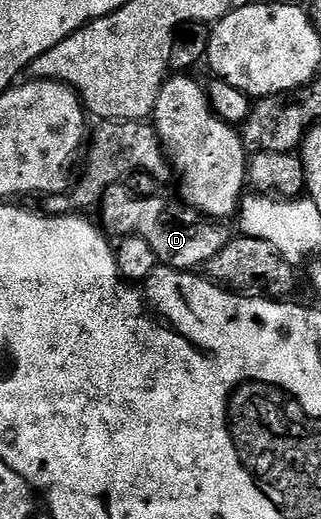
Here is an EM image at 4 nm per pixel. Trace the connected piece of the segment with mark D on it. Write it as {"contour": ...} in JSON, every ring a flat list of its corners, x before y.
{"contour":[[120,183,103,190,101,228,115,239,134,236,145,239,145,243,153,247,153,255,160,266,184,271,198,270,206,266,207,261,221,251,221,247,231,242,232,230,227,230,222,220,205,217,179,199,170,205,163,197,138,197,125,186]]}

